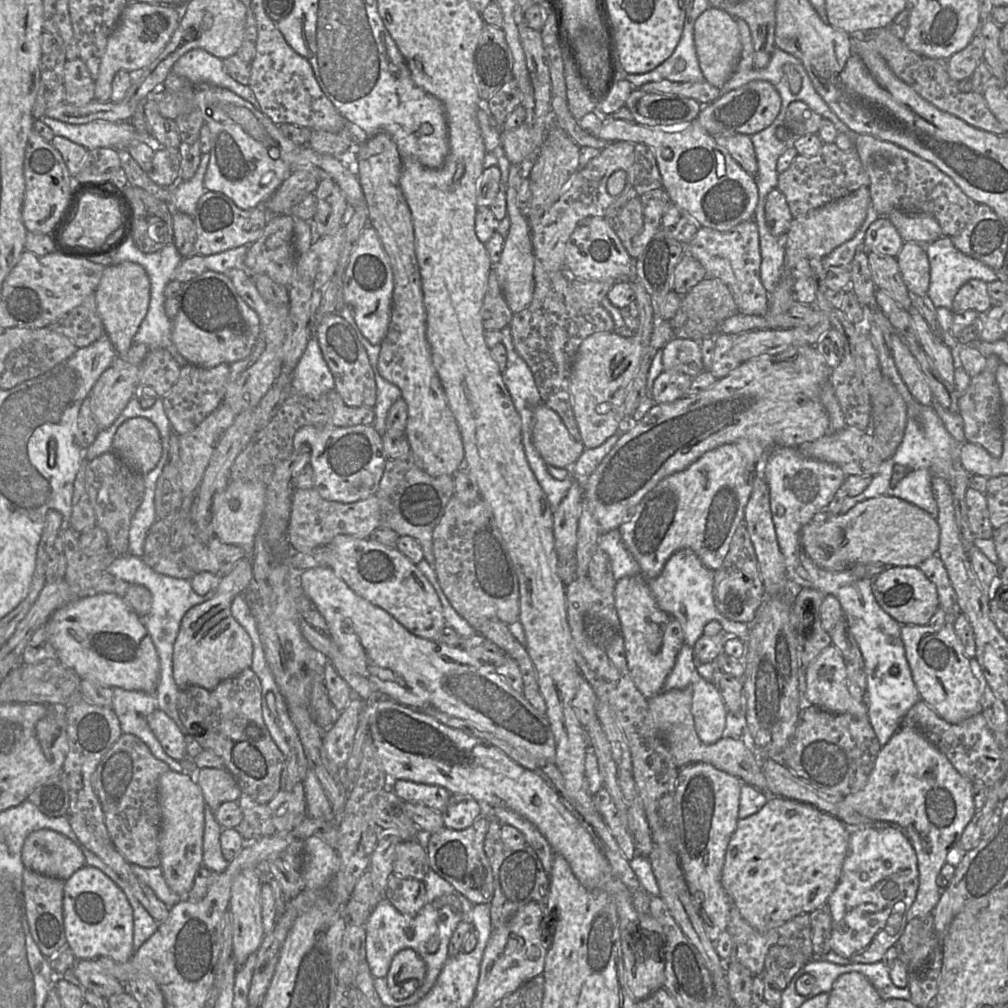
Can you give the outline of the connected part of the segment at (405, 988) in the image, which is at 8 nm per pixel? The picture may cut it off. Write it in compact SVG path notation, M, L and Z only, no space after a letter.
M400 950L385 976L389 994L398 1000L409 997L422 984L425 973L426 965L414 950Z

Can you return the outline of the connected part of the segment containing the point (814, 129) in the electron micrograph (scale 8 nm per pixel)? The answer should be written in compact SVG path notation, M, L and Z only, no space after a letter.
M801 101L789 104L785 115L785 126L794 137L817 134L822 124L822 116L812 111Z

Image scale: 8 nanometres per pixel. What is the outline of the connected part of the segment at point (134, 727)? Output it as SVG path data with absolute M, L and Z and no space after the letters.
M112 688L112 710L120 721L124 734L133 734L140 738L159 760L166 763L170 769L184 772L181 762L165 753L160 742L150 729L147 716L158 710L158 699L155 693Z

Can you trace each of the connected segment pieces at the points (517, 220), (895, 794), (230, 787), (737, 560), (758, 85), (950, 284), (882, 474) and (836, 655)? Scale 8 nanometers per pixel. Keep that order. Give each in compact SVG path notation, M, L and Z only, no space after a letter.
M511 163L507 180L503 183L510 228L505 237L501 257L497 263L493 264L491 270L495 272L505 300L513 313L522 311L532 302L535 288L534 269L536 261L531 241L530 225L524 214L517 208L515 201L515 186L519 175L519 165Z
M900 728L879 751L865 787L844 798L845 803L859 814L896 827L913 846L918 861L919 887L915 901L907 914L908 921L932 913L940 899L943 888L938 884L938 878L947 863L948 852L956 845L966 826L977 814L974 785L962 776L948 758L921 732L912 728Z
M225 767L199 768L195 774L190 775L194 777L196 783L199 785L206 803L206 809L210 812L214 812L216 808L223 802L237 802L240 796L243 794L235 778Z
M741 523L736 530L722 566L714 571L713 597L716 607L728 619L752 623L766 599L757 557L746 526Z
M755 80L738 89L719 96L717 100L703 105L695 119L713 137L719 135L746 134L752 136L769 127L778 116L782 106L779 92L768 81Z
M942 236L925 247L930 264L930 284L926 295L936 308L951 309L956 293L969 280L976 279L986 283L998 280L997 274L991 268L960 252L950 237Z
M915 400L916 418L908 418L905 435L895 454L885 459L879 471L872 476L871 483L859 495L847 497L840 514L845 514L859 502L877 497L896 497L913 504L932 516L937 514L937 503L932 491L933 477L949 480L958 463L960 447L965 442L956 440L945 428L943 421L932 405L920 404Z
M829 646L805 669L806 689L803 697L808 704L835 714L850 714L859 719L868 719L866 694L847 675L845 660L840 651Z

